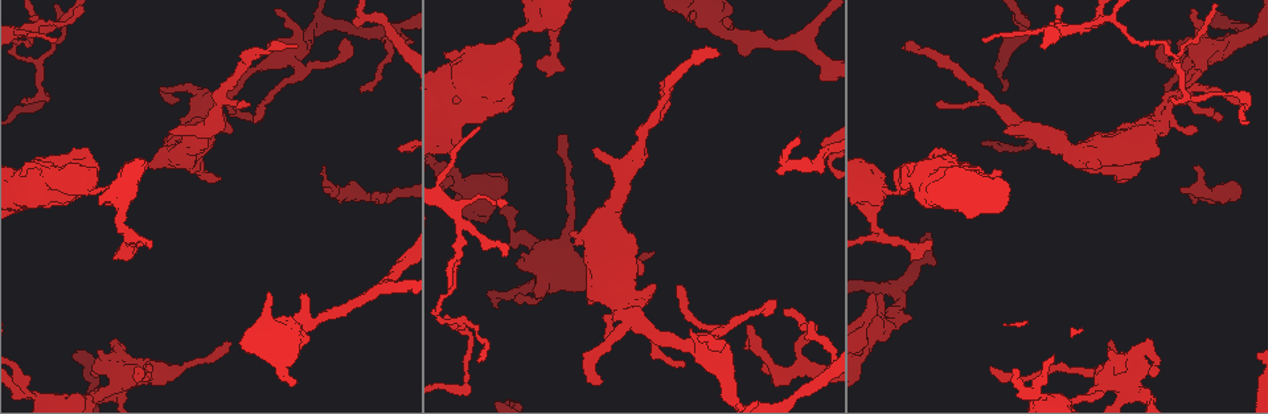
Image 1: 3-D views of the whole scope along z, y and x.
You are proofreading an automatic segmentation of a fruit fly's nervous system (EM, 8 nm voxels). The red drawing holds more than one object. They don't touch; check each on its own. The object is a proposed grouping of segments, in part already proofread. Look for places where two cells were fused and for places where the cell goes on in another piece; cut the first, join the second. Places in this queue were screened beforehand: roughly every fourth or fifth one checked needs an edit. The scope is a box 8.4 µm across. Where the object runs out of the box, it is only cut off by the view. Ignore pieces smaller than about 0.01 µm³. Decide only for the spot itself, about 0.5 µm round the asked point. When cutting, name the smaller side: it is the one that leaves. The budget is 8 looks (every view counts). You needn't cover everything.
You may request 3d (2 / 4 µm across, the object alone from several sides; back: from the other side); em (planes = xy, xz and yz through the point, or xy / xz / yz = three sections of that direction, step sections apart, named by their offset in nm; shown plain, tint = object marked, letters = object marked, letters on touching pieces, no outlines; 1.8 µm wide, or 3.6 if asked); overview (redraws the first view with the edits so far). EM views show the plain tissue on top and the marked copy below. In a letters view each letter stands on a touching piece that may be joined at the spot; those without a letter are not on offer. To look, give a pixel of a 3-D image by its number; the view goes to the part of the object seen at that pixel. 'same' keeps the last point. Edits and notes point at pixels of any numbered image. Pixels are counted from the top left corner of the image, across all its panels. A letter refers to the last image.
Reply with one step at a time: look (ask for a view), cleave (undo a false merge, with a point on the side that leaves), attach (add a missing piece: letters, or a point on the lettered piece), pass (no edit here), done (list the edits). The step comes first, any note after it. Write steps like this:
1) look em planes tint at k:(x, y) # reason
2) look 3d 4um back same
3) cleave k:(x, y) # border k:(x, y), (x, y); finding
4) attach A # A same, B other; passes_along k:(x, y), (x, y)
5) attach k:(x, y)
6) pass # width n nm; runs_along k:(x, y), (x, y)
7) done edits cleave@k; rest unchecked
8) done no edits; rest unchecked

look em planes letters at 1:(67, 178) # thick turns thin

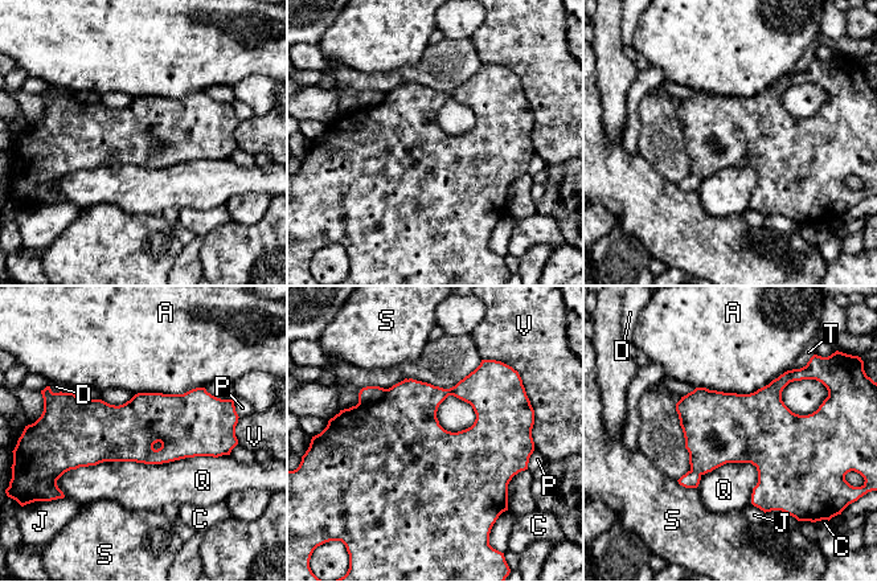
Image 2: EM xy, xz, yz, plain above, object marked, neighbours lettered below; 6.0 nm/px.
cleave 2:(369, 394) # A other, C other, D other, J other, P other, Q other, S other, T other, V other; border 2:(386, 389), (377, 401), (357, 405); a second cell is stuck on

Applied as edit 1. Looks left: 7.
look 3d 4um at 1:(325, 190) # free end

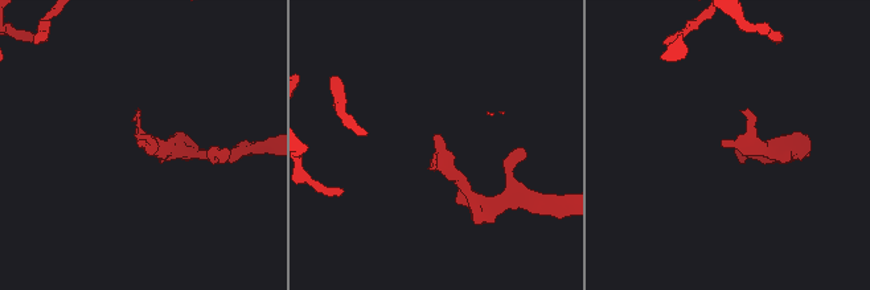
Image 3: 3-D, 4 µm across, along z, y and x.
look em planes letters at 3:(721, 142) # now the EM

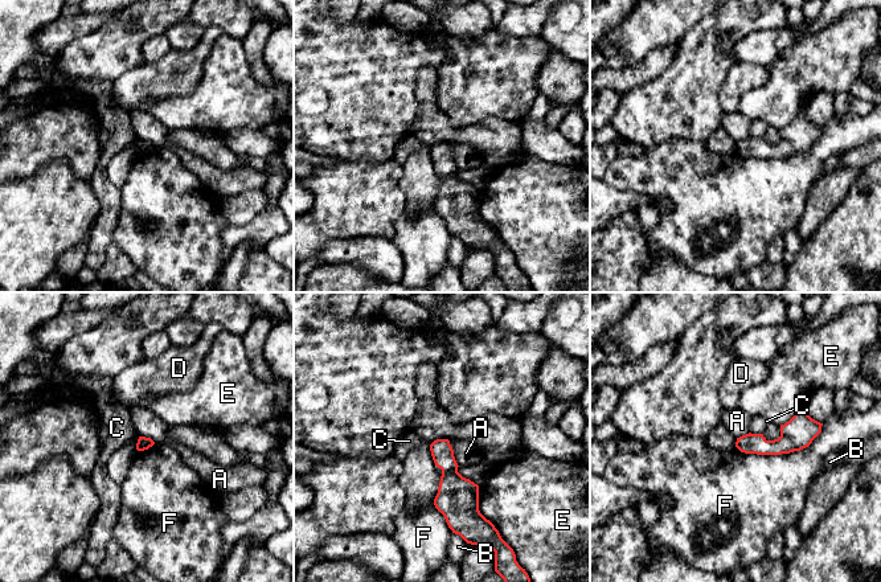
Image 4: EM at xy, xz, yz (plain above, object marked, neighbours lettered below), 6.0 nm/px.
pass # A other, B other, C other, D other, E other, F other; border 4:(449, 441), (454, 459), (459, 466); no lettered piece goes on from it

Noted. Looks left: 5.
look em planes letters at 1:(1235, 28) # abrupt turn

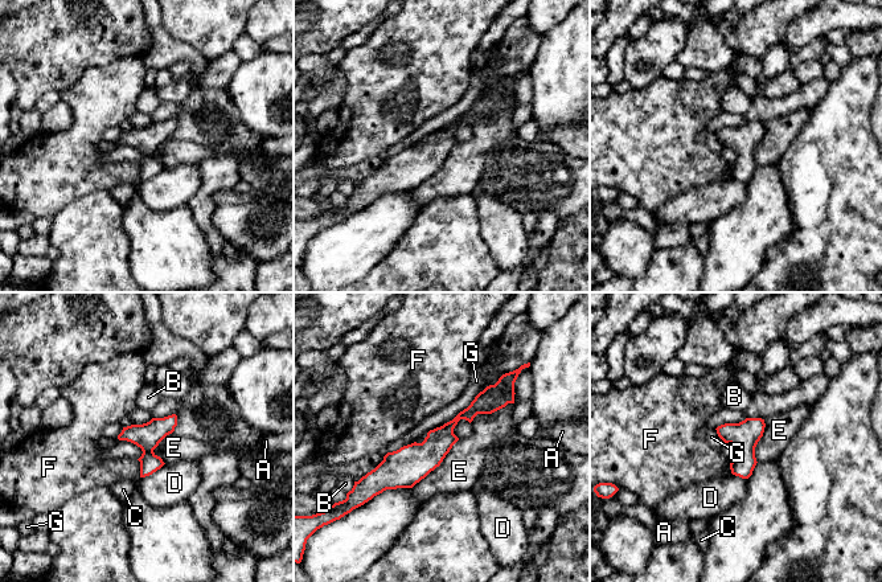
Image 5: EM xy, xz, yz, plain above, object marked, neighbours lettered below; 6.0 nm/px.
pass # width 160 nm; A other, B other, C other, D other, E other, F other, G other; runs_along 5:(509, 400), (460, 415), (374, 482); continuous, no second cell

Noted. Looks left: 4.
done edits cleave@2; rest unchecked

